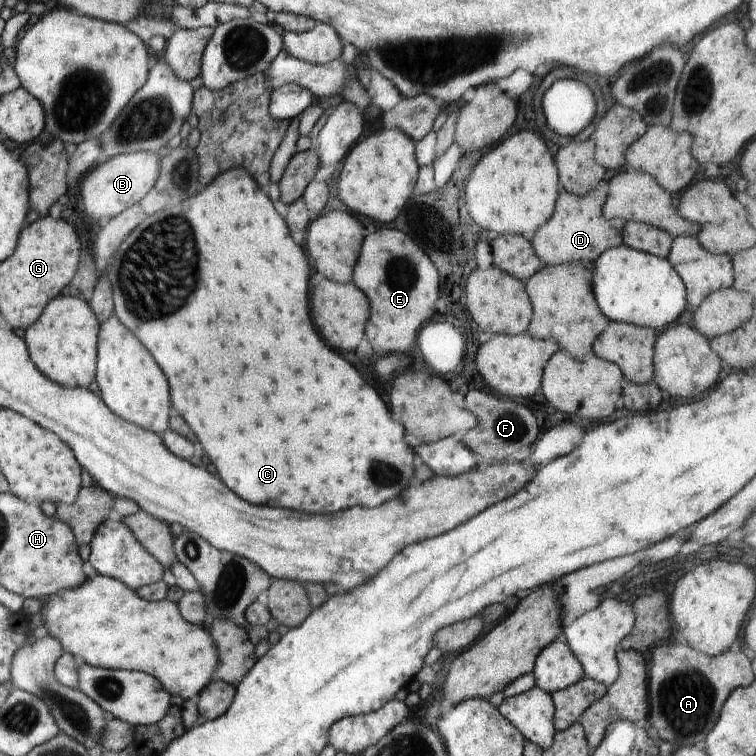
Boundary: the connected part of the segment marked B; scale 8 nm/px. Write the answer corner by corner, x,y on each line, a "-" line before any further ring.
133,152
112,157
92,168
82,180
82,204
85,214
102,224
103,217
114,218
127,208
136,205
154,191
160,174
160,157
157,152

